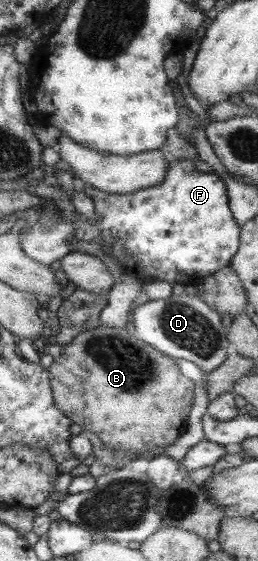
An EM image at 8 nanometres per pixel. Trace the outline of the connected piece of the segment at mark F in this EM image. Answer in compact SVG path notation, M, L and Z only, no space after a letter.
M168 159L166 176L160 184L144 190L136 190L132 194L108 194L108 192L96 191L90 185L86 186L84 194L89 194L93 201L96 220L89 224L87 218L76 212L72 221L65 222L55 206L53 213L55 225L47 227L40 223L46 209L38 208L36 222L30 228L24 224L18 234L18 244L26 256L46 266L72 252L74 249L71 245L74 241L95 242L111 260L115 258L121 262L125 274L134 275L140 282L148 281L150 278L150 280L184 285L198 282L224 269L224 266L229 266L231 258L238 252L240 226L234 221L228 209L223 179L214 172L197 171L191 159Z

